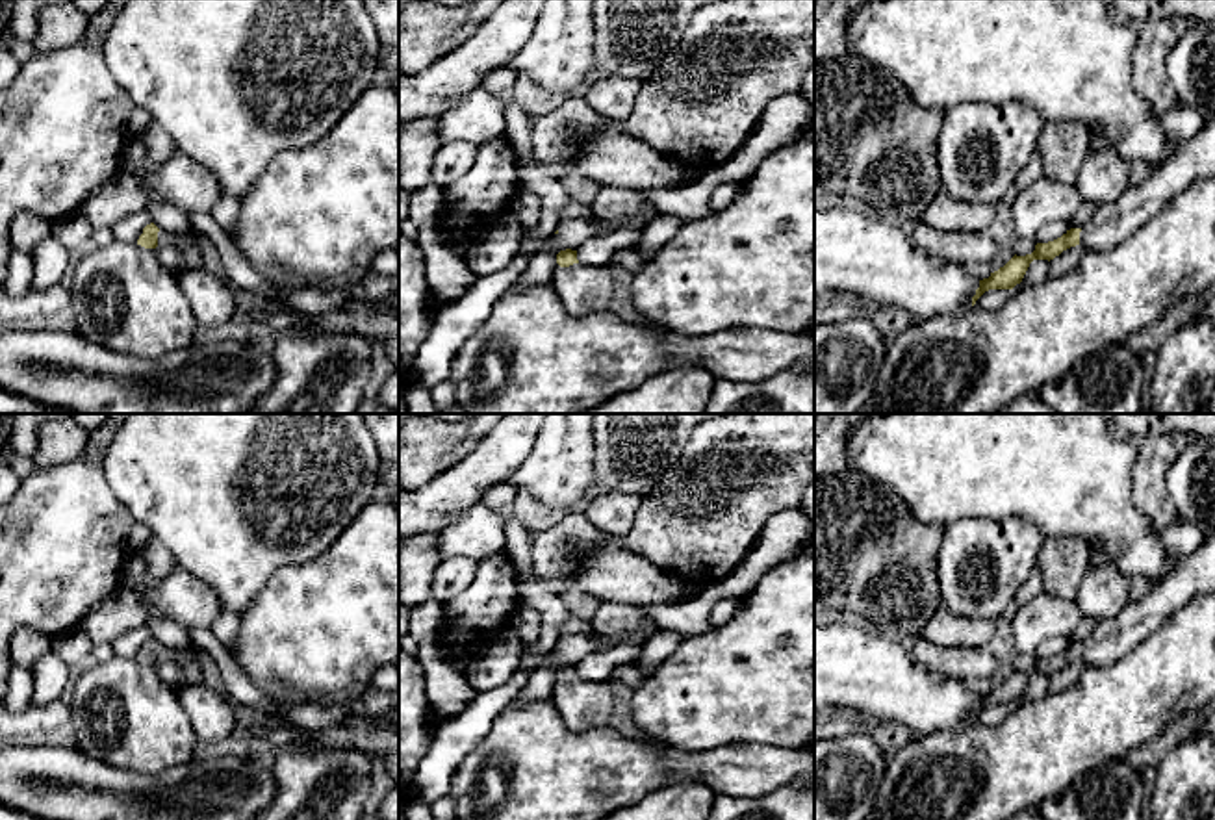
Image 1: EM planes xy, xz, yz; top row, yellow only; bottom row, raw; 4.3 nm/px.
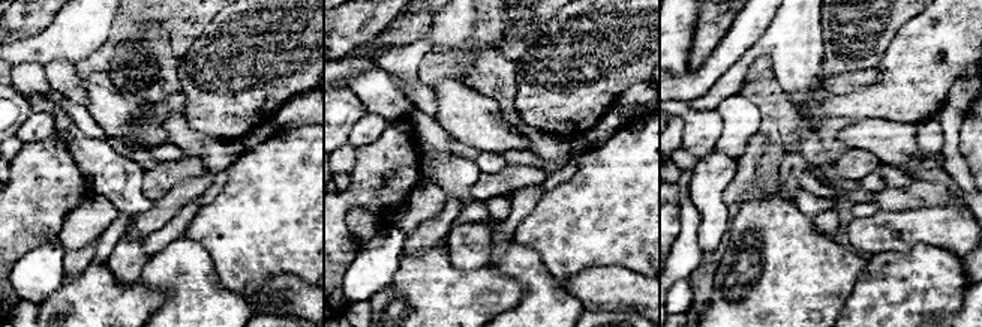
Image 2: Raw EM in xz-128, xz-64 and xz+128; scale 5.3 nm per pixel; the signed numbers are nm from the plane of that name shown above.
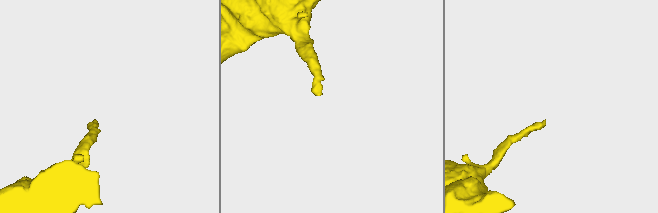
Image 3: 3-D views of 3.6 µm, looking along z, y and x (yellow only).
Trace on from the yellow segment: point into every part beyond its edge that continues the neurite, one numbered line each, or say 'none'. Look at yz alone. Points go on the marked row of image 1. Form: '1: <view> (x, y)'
1: yz (1193, 158)

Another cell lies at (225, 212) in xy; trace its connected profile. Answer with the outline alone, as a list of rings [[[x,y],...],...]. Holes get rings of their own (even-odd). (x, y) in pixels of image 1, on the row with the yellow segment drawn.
[[[223,193],[215,208],[210,211],[213,221],[223,226],[226,232],[232,230],[239,213],[239,199]]]

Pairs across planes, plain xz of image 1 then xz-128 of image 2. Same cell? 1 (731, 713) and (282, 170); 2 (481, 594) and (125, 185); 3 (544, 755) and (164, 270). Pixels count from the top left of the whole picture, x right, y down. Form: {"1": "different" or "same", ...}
{"1": "same", "2": "different", "3": "different"}

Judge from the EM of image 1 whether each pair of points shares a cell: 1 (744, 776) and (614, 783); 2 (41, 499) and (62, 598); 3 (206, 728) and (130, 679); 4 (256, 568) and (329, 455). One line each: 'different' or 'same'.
1: same
2: same
3: different
4: same

